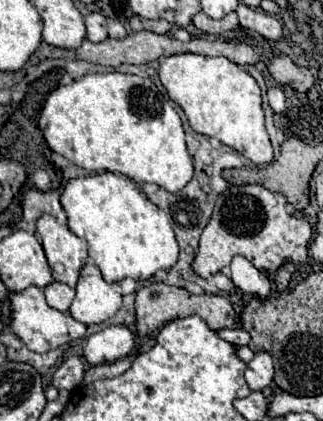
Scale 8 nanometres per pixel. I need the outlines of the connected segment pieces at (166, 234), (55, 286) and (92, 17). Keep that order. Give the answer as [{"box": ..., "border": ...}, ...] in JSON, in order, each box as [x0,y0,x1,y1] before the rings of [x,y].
[{"box":[60,172,178,280],"border":[[[102,172],[74,178],[66,184],[60,202],[68,214],[70,232],[88,242],[90,260],[100,268],[104,280],[150,280],[154,272],[170,270],[176,264],[178,244],[172,220],[128,176]]]},{"box":[44,282,74,312],"border":[[[52,282],[44,288],[44,294],[46,294],[46,300],[52,308],[60,310],[60,312],[66,312],[74,300],[74,290],[62,282]]]},{"box":[84,12,108,42],"border":[[[98,12],[88,14],[88,16],[84,18],[84,22],[86,22],[86,38],[88,38],[90,42],[102,42],[102,40],[108,38],[106,18],[104,18],[102,14],[98,14]]]}]

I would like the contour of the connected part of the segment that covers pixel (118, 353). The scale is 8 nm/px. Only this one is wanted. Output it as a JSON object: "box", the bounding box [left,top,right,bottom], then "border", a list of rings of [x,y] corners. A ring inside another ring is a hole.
{"box":[84,326,136,364],"border":[[[108,326],[84,342],[84,358],[90,364],[108,364],[132,354],[136,346],[134,332],[128,326]]]}

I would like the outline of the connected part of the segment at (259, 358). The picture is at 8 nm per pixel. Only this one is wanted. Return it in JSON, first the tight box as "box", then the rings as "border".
{"box":[246,352,274,390],"border":[[[260,352],[256,354],[246,368],[246,382],[250,386],[250,390],[262,390],[266,386],[270,386],[274,380],[274,364],[272,364],[272,356],[268,352]]]}

